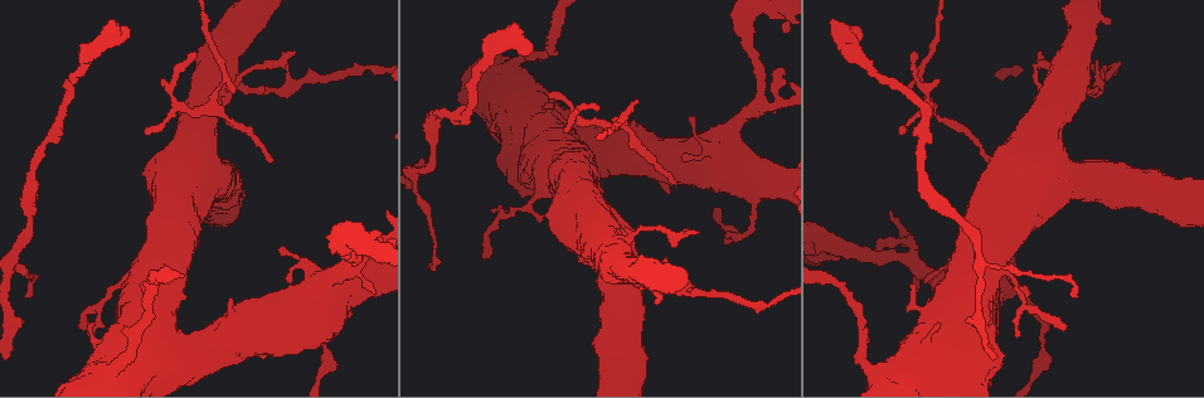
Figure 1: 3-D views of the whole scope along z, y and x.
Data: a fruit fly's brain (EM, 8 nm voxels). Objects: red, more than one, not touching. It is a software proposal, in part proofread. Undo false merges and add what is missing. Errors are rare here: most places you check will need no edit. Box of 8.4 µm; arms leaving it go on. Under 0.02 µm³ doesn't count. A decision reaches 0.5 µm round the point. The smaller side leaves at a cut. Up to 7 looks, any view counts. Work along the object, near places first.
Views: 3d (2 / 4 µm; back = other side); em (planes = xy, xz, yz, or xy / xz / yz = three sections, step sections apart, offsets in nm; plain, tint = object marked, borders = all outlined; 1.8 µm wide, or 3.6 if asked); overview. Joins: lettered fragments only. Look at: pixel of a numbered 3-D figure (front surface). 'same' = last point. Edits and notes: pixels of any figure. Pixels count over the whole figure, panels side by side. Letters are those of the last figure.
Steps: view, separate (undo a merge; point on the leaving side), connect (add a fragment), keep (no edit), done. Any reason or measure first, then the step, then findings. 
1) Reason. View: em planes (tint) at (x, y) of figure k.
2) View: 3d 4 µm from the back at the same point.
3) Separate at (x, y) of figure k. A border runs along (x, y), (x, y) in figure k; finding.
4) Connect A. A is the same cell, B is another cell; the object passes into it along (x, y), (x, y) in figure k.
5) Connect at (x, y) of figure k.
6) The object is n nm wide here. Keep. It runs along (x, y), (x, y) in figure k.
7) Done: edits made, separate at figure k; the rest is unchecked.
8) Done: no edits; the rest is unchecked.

Thin end. View: 3d 2 µm at (26, 296) of figure 1.

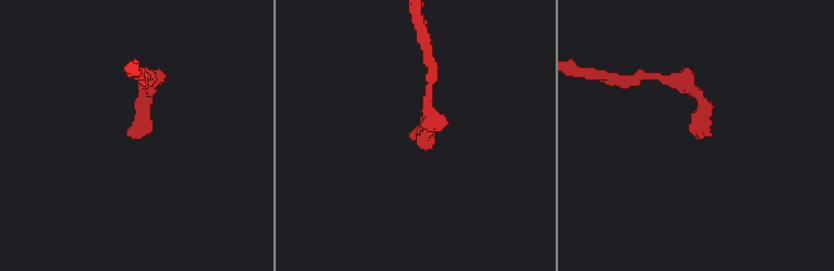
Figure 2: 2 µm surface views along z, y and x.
View: em planes (borders) at (129, 132) of figure 2.

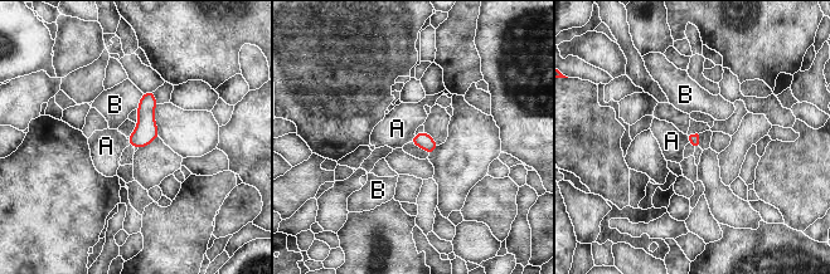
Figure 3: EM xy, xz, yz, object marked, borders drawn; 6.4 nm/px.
The object is 60 nm wide here. Keep. A and B are other cells; a border runs along (414, 135), (409, 141) in figure 3; no lettered fragment goes on from it.

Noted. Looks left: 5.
An open end. View: 3d 2 µm at (548, 92) of figure 1.

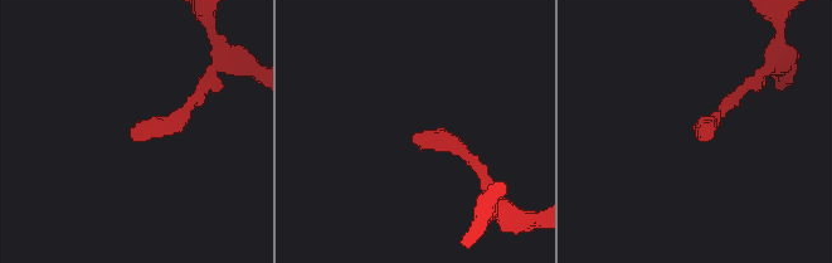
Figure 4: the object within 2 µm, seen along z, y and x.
View: em planes (borders) at (133, 134) of figure 4.

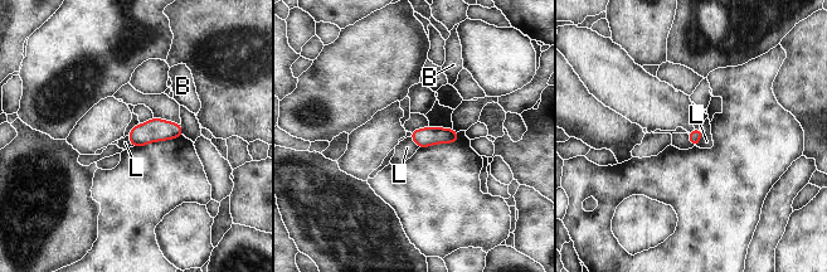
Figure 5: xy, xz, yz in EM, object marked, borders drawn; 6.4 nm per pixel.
Keep. B and L are other cells; a border runs along (700, 127), (701, 136), (696, 146) in figure 5; no lettered fragment goes on from it.

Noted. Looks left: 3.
Calibre changes. View: em yz step 4 (borders) at (854, 51) of figure 1.

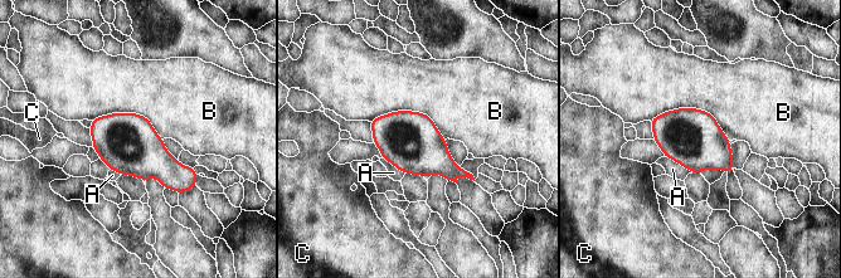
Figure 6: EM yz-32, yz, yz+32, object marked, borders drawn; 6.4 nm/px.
View: em xy step 4 (borders) at the same point.

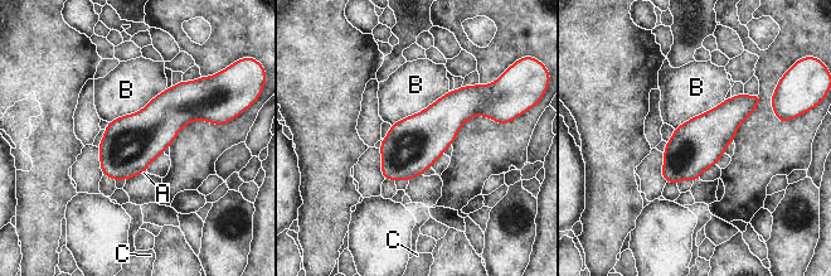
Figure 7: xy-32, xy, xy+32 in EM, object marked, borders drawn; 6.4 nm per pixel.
Keep. A, B and C are other cells; a border runs along (450, 91), (422, 110), (390, 125) in figure 7; all the same neuron.

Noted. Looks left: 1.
Done: no edits; the rest is unchecked.

